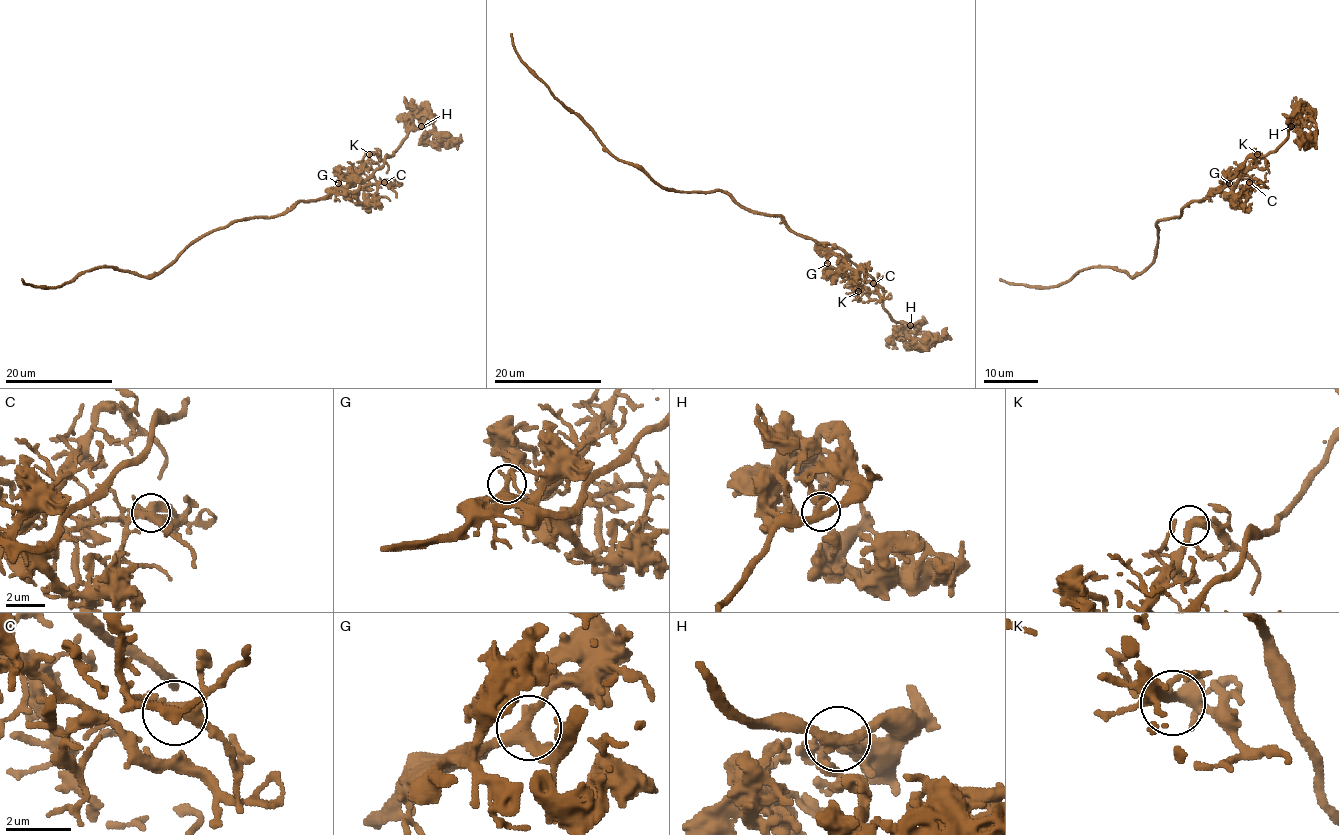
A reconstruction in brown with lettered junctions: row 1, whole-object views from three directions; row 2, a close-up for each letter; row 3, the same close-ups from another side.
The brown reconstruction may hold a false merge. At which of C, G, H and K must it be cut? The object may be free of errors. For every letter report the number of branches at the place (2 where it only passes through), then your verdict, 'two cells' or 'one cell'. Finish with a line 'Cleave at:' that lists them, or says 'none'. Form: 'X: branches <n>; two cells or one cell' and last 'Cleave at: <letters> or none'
C: branches 3; one cell
G: branches 3; one cell
H: branches 3; one cell
K: branches 3; one cell
Cleave at: none

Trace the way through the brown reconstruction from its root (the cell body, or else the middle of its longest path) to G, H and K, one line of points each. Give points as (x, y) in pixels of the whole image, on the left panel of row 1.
G: (256, 217), (285, 214), (301, 201), (322, 198), (338, 183)
H: (256, 217), (285, 214), (301, 201), (322, 198), (353, 182), (364, 182), (411, 130), (422, 126)
K: (256, 217), (285, 214), (301, 201), (322, 198), (336, 186), (345, 187), (365, 166), (369, 154)

